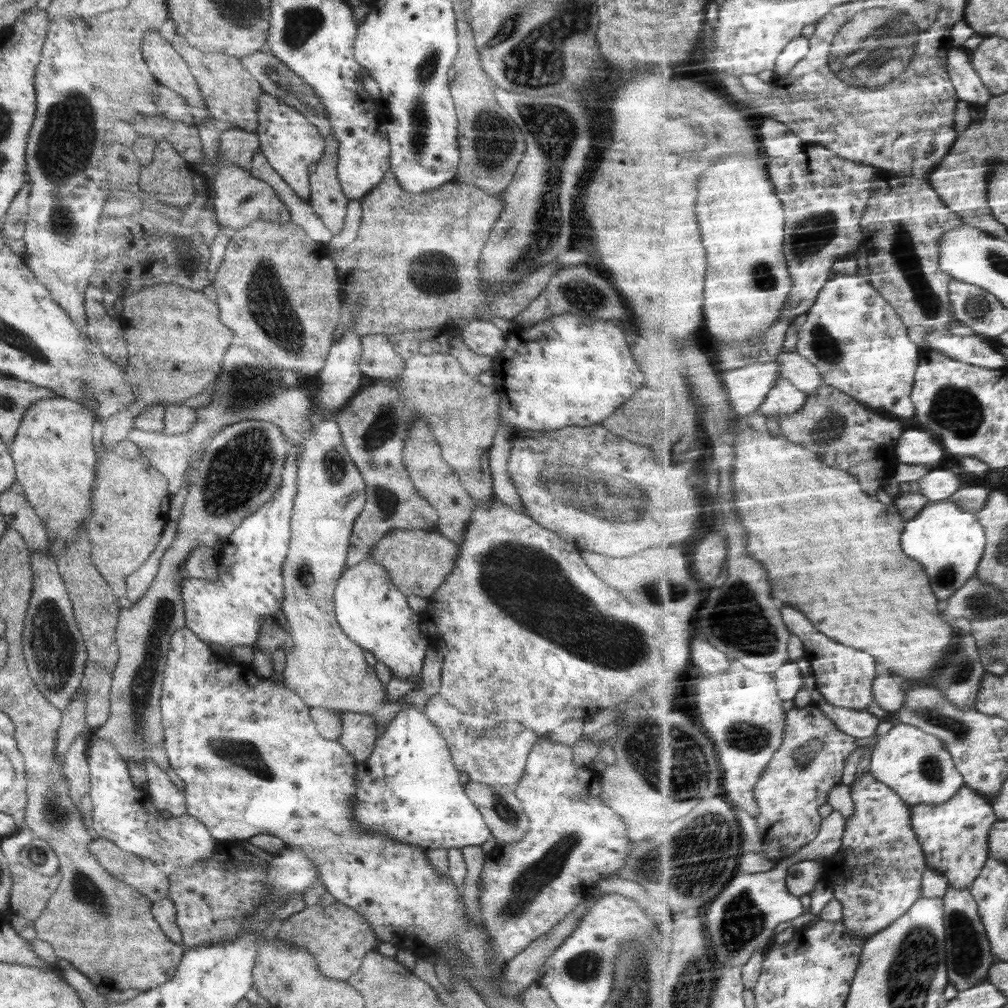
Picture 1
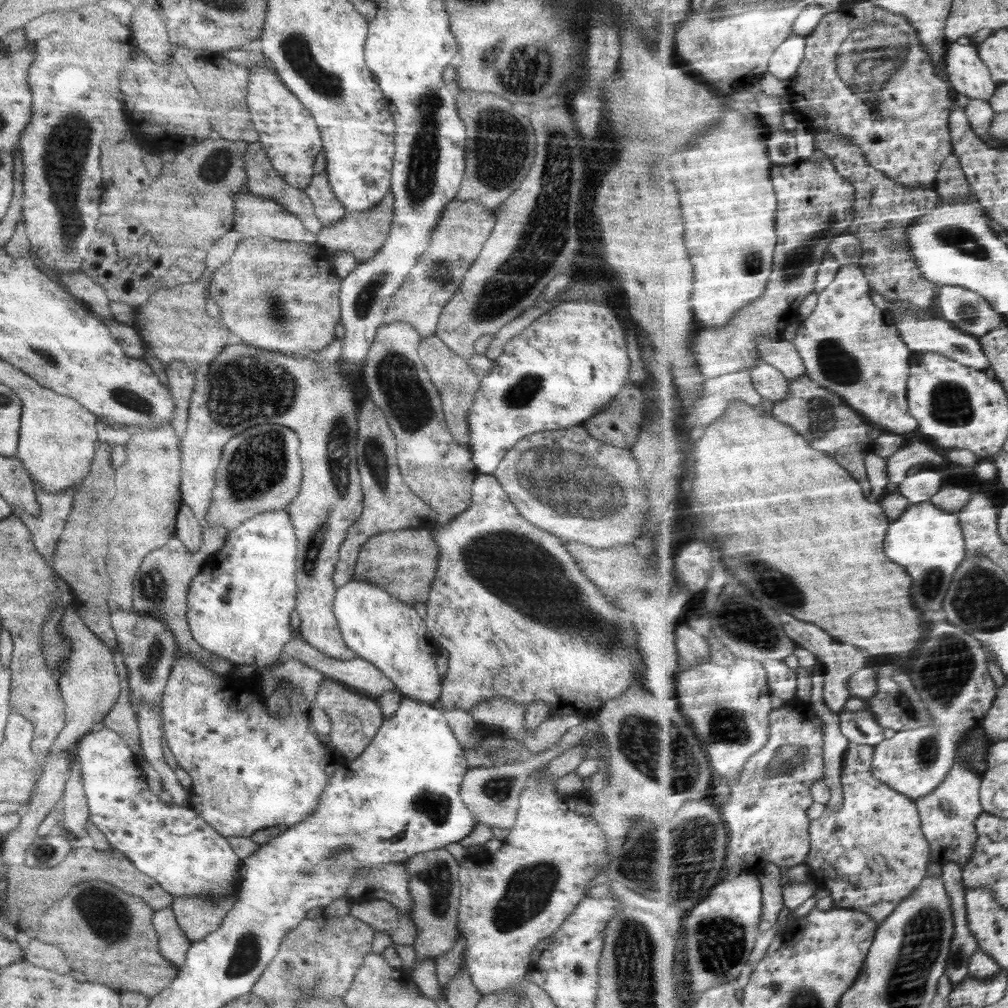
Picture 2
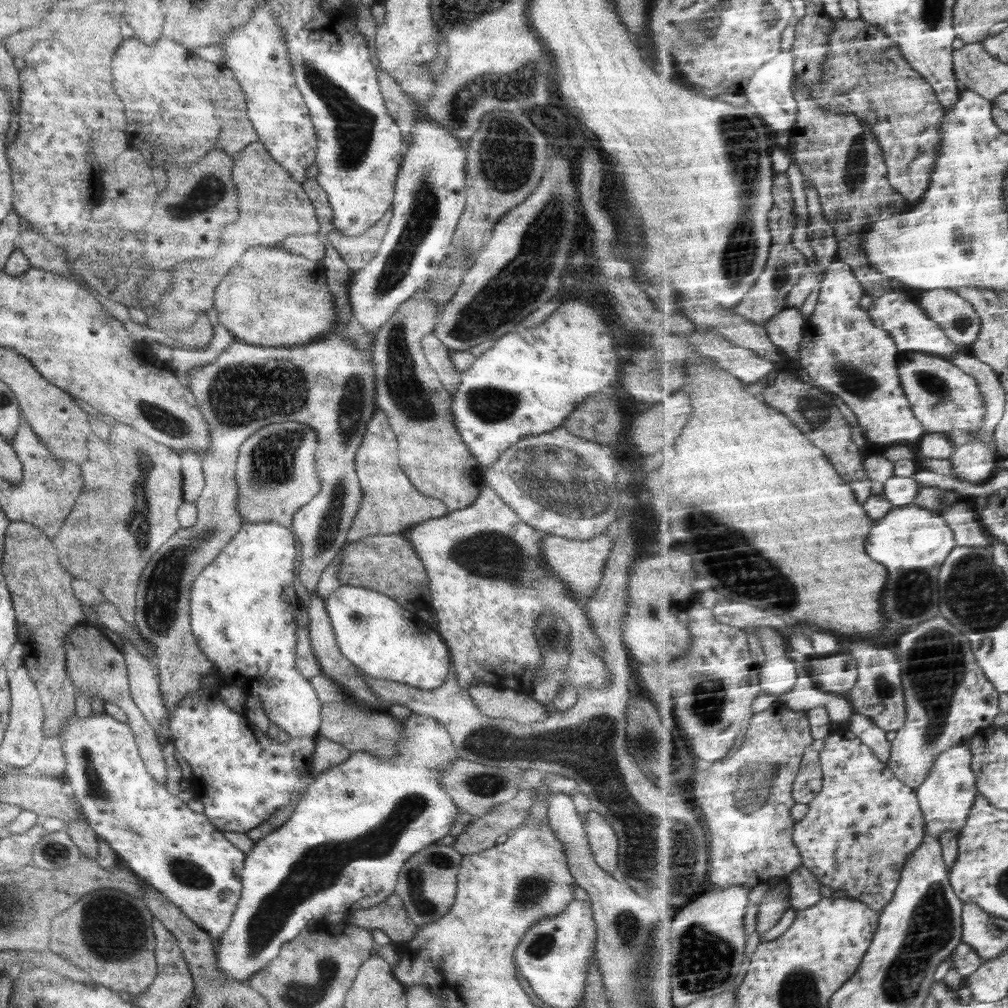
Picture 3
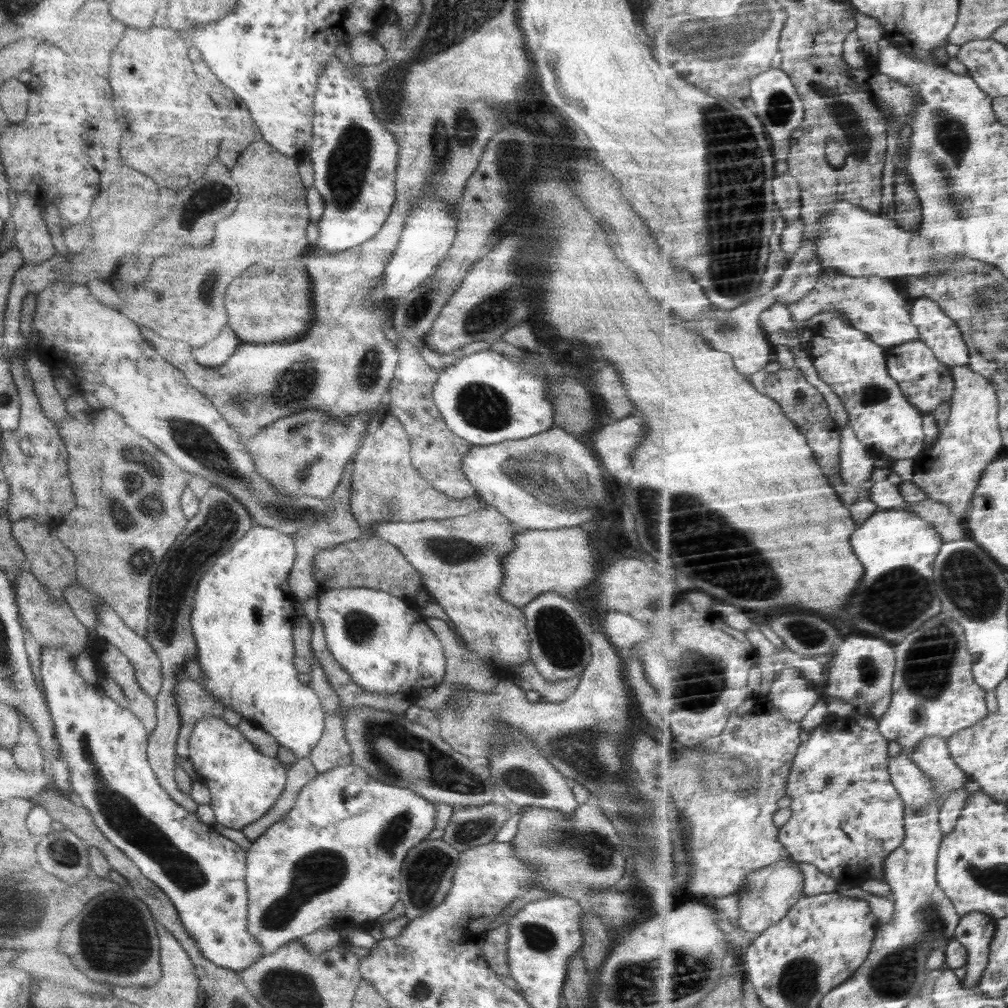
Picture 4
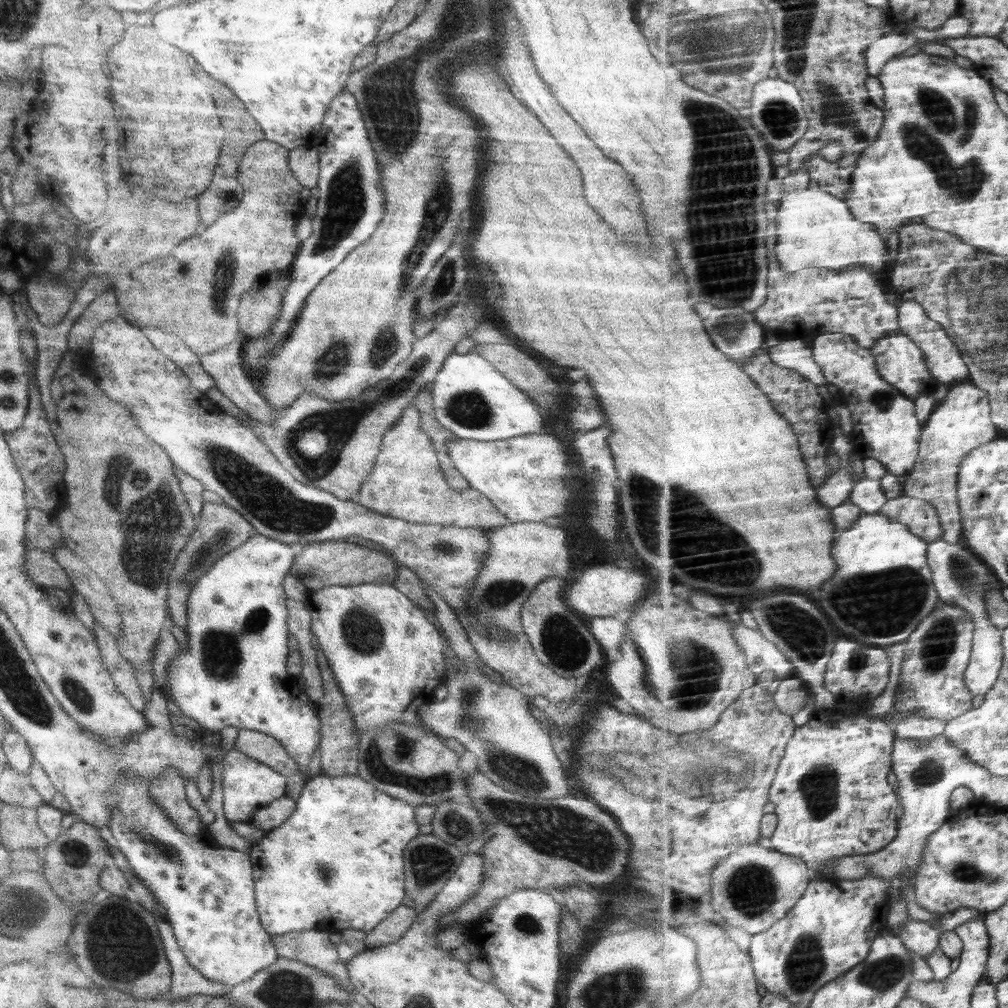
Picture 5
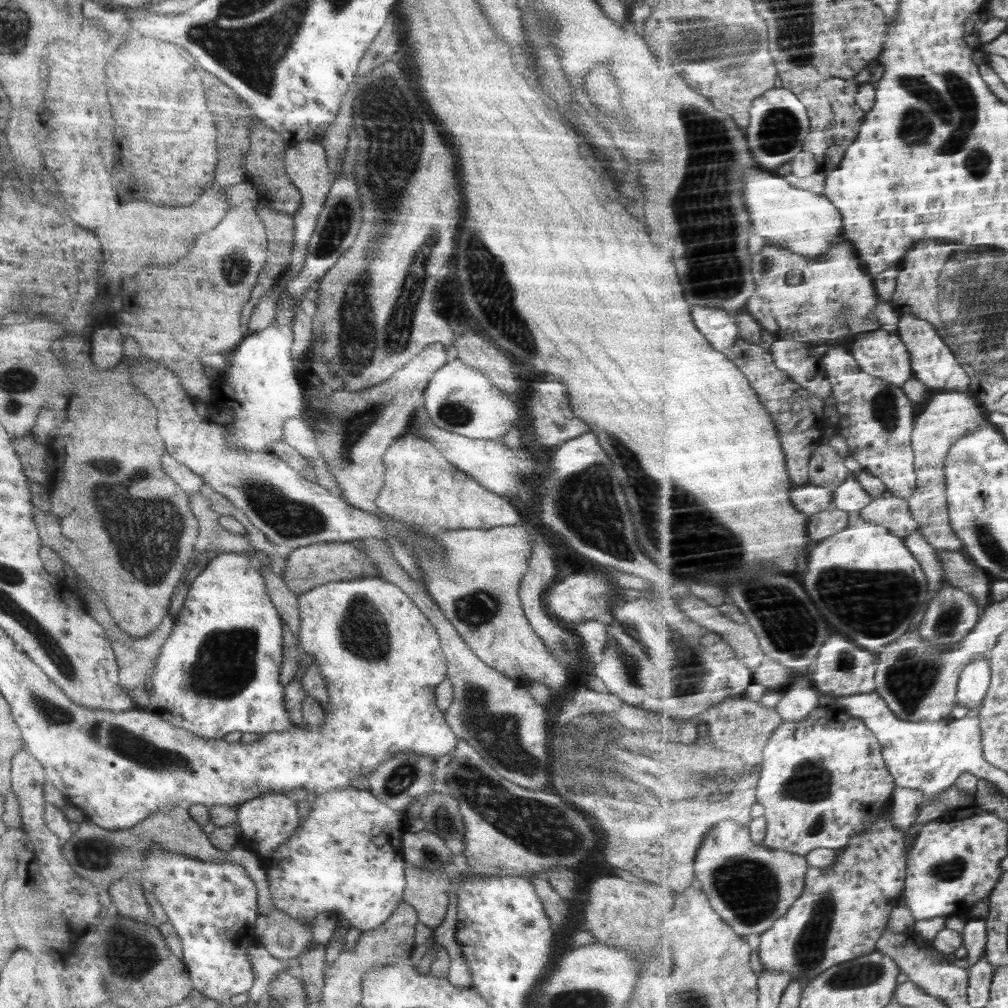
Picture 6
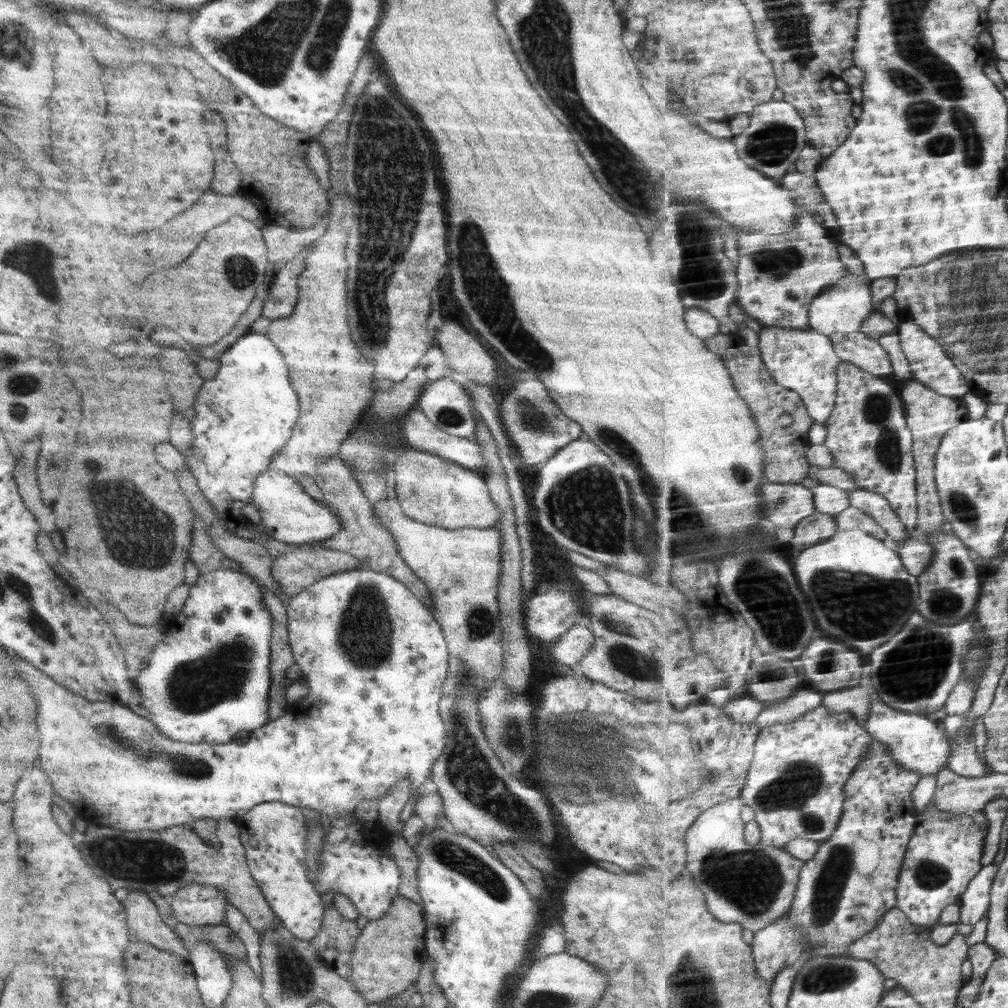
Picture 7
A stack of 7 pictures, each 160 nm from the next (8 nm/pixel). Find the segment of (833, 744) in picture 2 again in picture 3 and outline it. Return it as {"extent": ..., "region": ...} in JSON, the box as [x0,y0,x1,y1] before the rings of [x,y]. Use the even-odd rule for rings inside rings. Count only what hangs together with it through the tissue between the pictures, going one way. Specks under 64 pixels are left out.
{"extent":[794,739,826,804],"region":[[[816,739],[814,746],[806,750],[802,758],[800,774],[794,782],[796,803],[809,804],[824,790],[824,771],[821,763],[822,752],[826,750],[826,740]]]}

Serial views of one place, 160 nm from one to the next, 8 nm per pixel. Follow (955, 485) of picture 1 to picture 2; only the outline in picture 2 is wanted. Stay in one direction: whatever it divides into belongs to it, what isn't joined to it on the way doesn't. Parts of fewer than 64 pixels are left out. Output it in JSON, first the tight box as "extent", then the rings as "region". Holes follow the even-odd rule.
{"extent":[898,467,947,505],"region":[[[938,467],[935,469],[921,469],[913,475],[908,475],[901,484],[898,492],[906,495],[912,505],[928,502],[946,486],[947,472]]]}

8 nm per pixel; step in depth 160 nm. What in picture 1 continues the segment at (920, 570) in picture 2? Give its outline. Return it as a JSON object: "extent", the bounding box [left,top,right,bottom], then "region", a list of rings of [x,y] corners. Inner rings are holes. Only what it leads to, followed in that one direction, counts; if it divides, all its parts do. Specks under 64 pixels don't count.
{"extent":[902,499,988,600],"region":[[[950,499],[932,501],[906,524],[902,548],[908,556],[926,566],[926,572],[934,582],[934,594],[938,594],[940,600],[948,600],[978,575],[988,544],[986,531],[976,512],[968,511]]]}

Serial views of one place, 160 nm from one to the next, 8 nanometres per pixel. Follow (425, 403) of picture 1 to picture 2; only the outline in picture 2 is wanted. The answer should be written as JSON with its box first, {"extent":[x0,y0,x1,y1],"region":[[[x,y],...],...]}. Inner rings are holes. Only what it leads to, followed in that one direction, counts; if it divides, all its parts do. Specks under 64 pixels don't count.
{"extent":[333,334,481,586],"region":[[[435,334],[421,339],[418,354],[424,363],[428,376],[430,376],[430,382],[434,383],[439,392],[445,423],[453,437],[461,445],[466,445],[469,448],[467,416],[469,415],[469,408],[474,402],[481,380],[468,367],[467,359],[458,356],[453,350],[450,350],[448,345],[444,344]],[[367,397],[359,403],[358,434],[355,446],[357,467],[363,492],[364,510],[360,519],[348,527],[347,537],[339,548],[339,557],[333,574],[334,584],[344,586],[353,579],[360,547],[369,537],[398,529],[431,530],[438,522],[435,510],[426,504],[403,481],[397,465],[396,441],[387,420],[379,408]]]}

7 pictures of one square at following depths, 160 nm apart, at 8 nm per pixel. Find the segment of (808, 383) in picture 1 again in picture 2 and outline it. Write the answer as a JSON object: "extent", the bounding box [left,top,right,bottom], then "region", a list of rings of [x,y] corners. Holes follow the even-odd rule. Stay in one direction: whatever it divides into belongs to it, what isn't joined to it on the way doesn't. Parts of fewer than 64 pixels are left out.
{"extent":[756,337,808,383],"region":[[[758,337],[756,341],[761,358],[777,366],[792,383],[808,377],[804,357],[794,342],[786,338],[775,341],[768,337]]]}

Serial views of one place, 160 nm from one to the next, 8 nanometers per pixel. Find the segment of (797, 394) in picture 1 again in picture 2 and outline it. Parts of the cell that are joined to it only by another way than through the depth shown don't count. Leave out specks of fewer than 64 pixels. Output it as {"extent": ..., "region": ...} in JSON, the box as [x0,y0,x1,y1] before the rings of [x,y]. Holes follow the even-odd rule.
{"extent":[750,359,792,403],"region":[[[760,359],[750,372],[752,372],[754,384],[761,392],[763,398],[777,403],[790,396],[790,385],[792,382],[777,366]]]}

